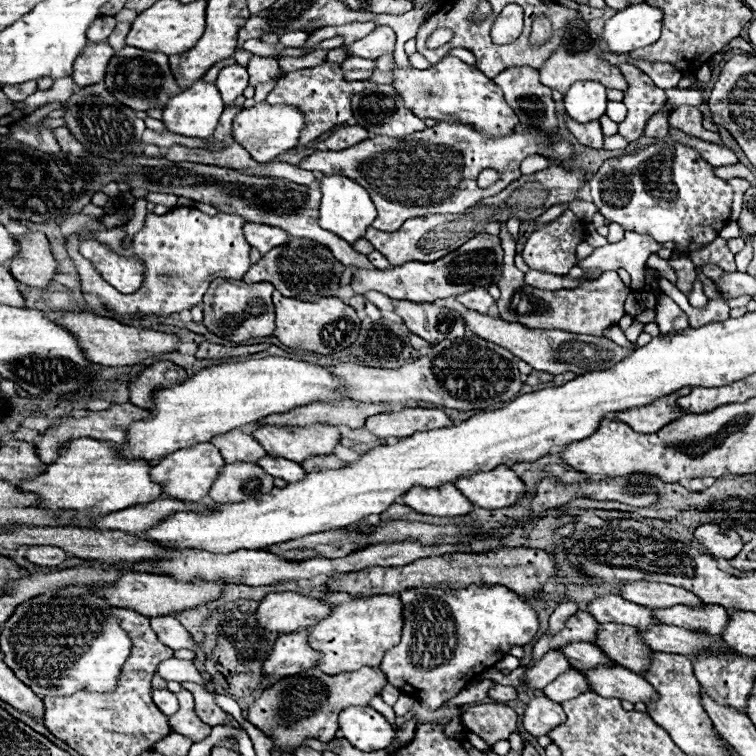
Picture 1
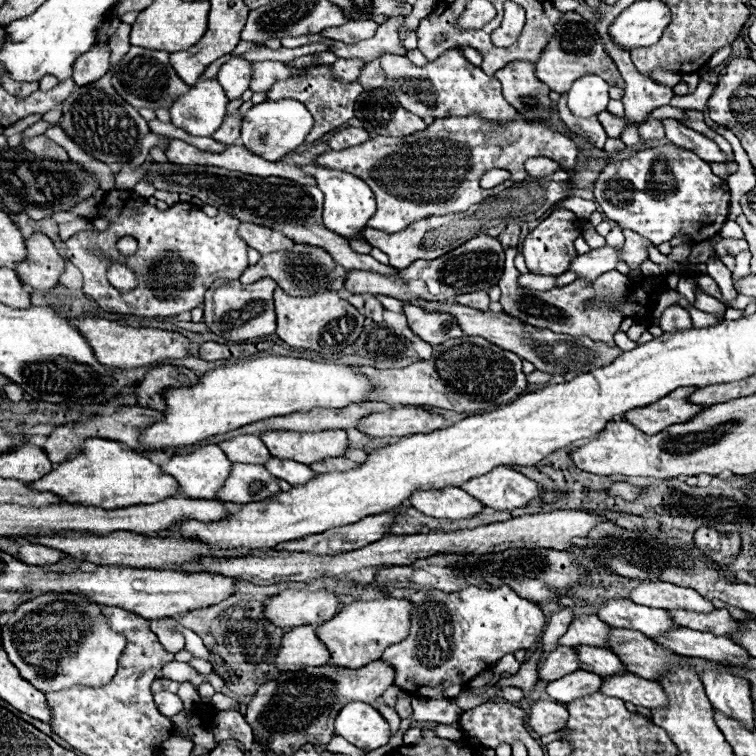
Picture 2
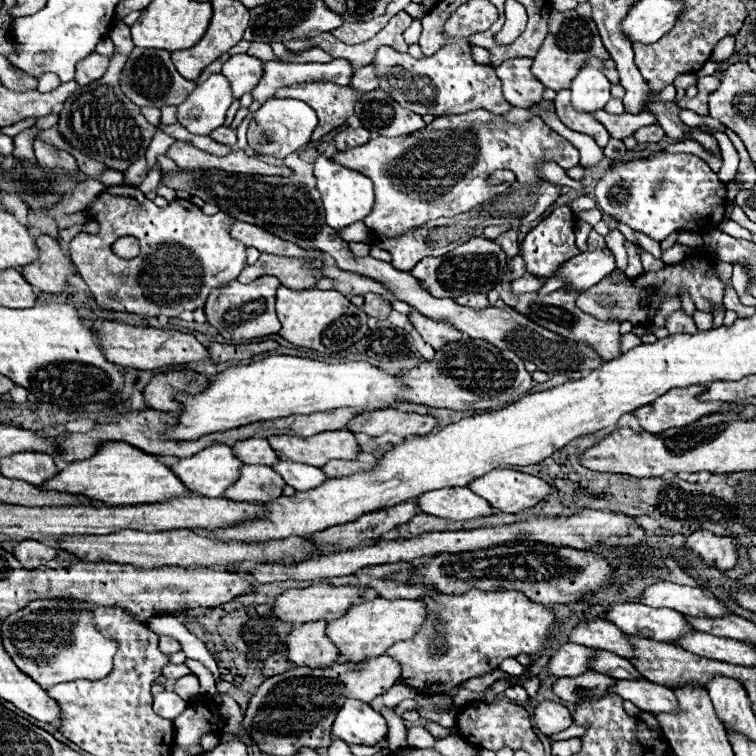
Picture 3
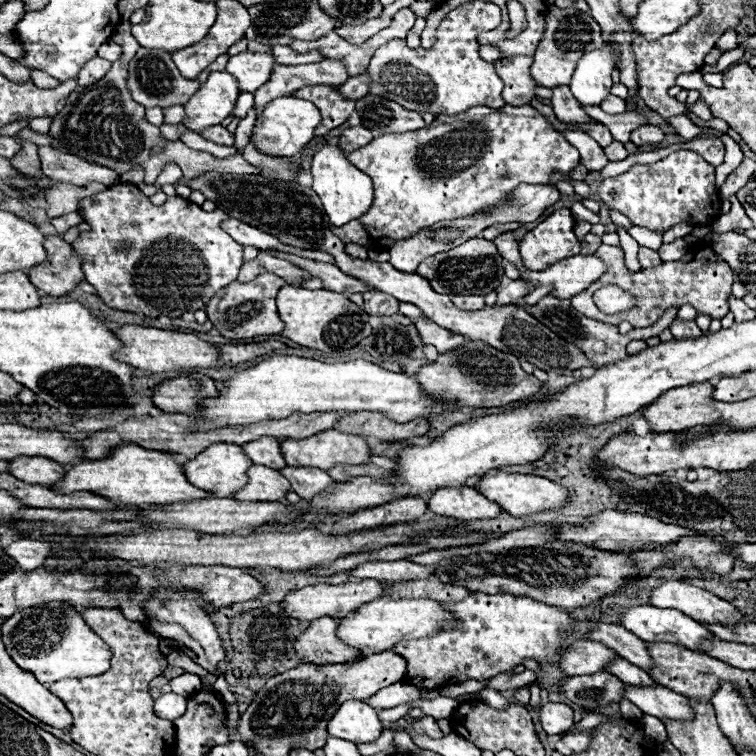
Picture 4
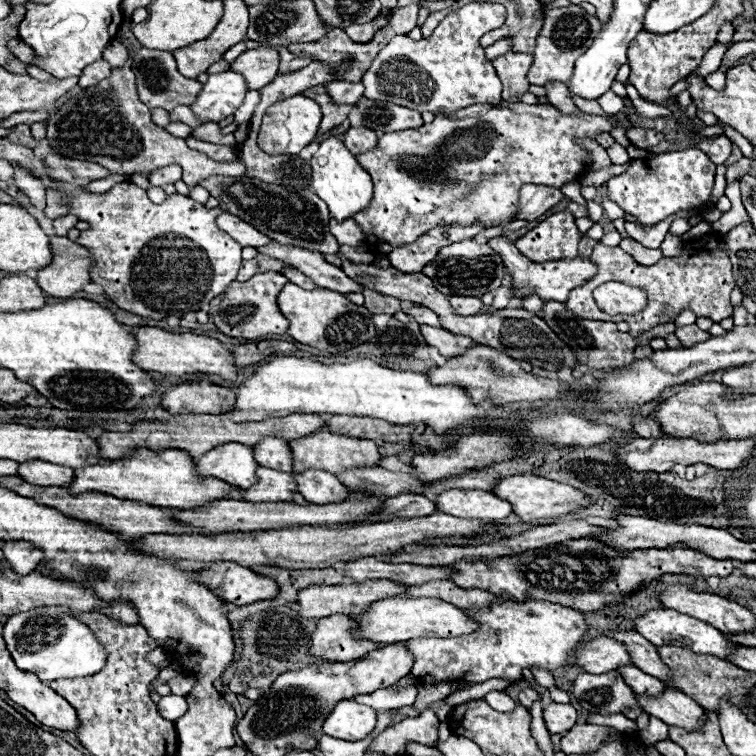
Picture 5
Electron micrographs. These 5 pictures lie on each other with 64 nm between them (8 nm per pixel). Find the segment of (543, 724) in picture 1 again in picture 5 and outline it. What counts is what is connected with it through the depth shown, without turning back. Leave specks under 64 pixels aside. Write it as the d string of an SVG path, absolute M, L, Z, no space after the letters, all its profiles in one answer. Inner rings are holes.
M550 702L544 708L544 722L550 734L564 734L576 724L576 710L570 704L558 704Z

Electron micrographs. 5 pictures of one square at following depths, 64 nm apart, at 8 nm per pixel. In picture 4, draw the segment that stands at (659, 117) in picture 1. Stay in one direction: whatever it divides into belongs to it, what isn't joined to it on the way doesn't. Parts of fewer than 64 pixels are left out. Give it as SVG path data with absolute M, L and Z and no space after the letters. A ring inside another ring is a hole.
M640 126L630 134L630 140L636 146L644 146L644 144L658 144L664 140L664 132L656 126Z

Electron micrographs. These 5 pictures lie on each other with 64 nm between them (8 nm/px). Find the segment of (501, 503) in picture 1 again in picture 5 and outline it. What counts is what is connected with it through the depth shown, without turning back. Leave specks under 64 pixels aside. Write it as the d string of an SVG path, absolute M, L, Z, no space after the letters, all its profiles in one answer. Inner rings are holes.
M508 476L502 478L492 492L496 496L500 496L502 500L508 500L514 506L514 514L520 516L524 522L532 522L532 520L544 520L544 518L560 518L564 514L572 514L572 512L580 512L582 508L590 506L590 498L584 496L584 492L568 486L568 484L560 484L542 476Z

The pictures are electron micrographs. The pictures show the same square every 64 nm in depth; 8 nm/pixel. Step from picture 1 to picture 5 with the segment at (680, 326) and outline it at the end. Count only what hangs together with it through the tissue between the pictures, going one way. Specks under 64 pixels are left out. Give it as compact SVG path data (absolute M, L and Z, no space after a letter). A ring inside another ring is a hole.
M696 324L684 326L684 328L676 328L676 336L682 340L684 346L694 346L696 342L704 342L712 337L709 332L700 330Z

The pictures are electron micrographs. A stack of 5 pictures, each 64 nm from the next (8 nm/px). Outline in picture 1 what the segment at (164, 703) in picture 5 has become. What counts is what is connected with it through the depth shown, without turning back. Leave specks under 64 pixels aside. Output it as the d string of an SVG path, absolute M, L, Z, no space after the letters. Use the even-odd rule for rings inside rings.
M154 690L154 692L152 692L152 698L154 698L154 704L156 704L166 716L176 714L176 710L178 710L178 698L176 698L176 694L172 694L170 690Z

